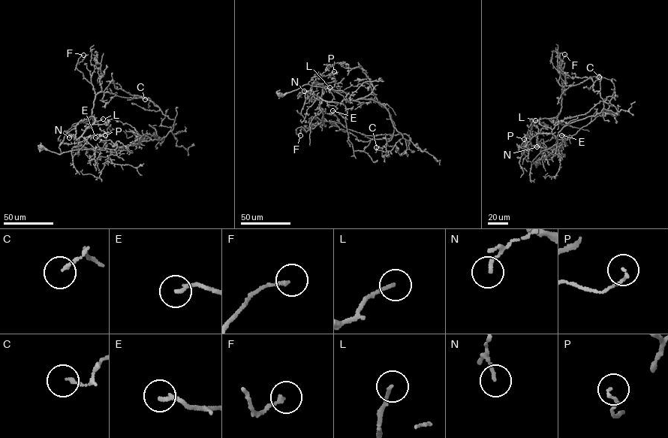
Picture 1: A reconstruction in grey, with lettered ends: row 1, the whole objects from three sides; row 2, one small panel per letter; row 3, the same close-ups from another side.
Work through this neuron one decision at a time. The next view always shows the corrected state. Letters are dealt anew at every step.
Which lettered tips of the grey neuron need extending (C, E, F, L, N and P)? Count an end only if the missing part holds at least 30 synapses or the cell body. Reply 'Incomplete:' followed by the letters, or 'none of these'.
Incomplete: none of these

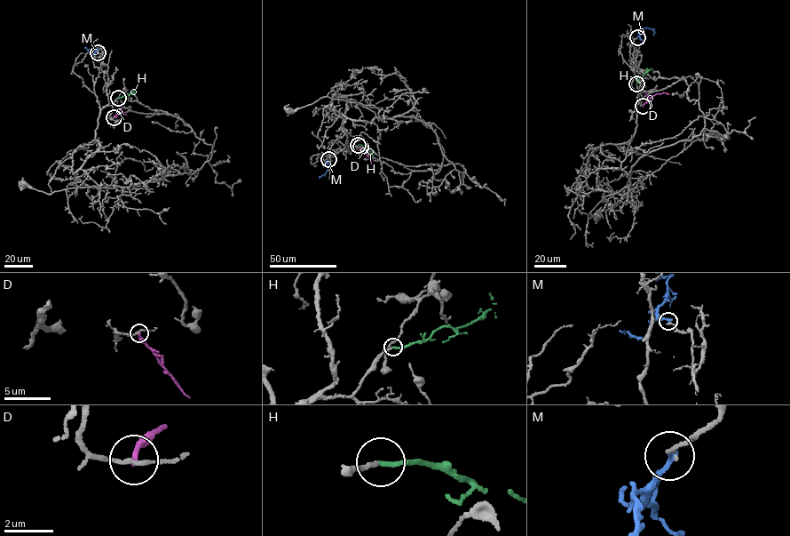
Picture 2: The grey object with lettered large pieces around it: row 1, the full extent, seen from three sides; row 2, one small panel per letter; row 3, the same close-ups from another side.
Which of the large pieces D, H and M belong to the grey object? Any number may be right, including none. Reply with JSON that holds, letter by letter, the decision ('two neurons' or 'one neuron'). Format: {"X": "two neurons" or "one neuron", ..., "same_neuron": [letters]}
{"D": "two neurons", "H": "one neuron", "M": "two neurons", "same_neuron": ["H"]}

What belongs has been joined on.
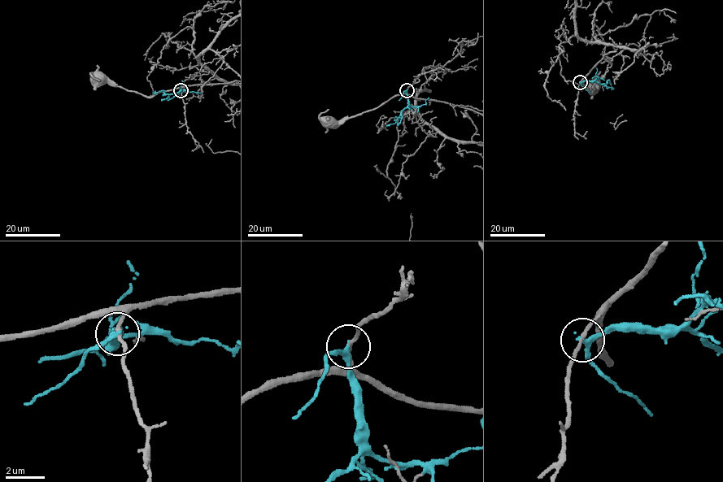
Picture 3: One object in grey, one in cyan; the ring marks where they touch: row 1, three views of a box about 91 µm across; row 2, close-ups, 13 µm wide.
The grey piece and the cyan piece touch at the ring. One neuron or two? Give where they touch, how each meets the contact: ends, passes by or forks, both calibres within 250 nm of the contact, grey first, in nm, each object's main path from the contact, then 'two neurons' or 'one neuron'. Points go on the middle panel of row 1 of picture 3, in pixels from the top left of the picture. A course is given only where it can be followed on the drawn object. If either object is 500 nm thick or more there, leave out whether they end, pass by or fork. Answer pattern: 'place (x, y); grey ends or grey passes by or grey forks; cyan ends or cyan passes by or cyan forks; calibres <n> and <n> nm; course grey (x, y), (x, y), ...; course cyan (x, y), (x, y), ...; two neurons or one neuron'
place (407, 90); grey passes by; cyan passes by; calibres 170 and 220 nm; course grey (407, 90), (373, 109), (328, 123); course cyan (407, 90), (407, 106), (394, 123), (386, 125); two neurons

